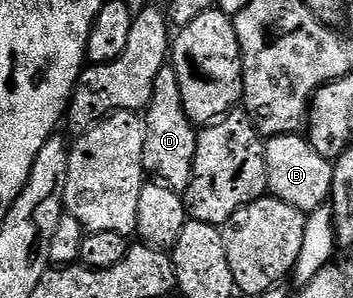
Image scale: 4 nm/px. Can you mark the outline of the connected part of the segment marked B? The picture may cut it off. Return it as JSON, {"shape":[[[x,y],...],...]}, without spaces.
{"shape":[[[284,134],[266,142],[268,192],[296,207],[303,214],[313,213],[330,200],[333,192],[333,161],[323,157],[302,134]]]}

